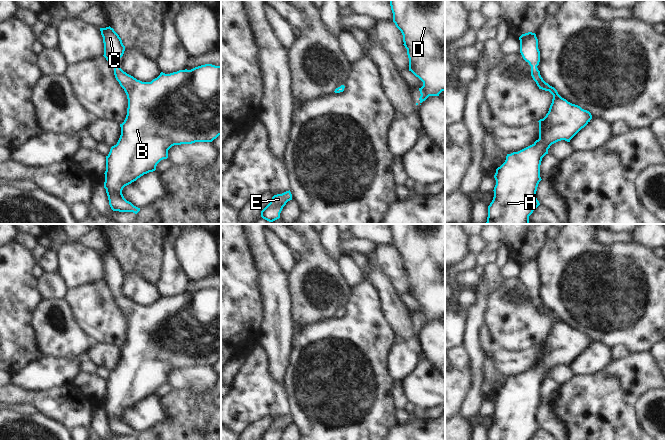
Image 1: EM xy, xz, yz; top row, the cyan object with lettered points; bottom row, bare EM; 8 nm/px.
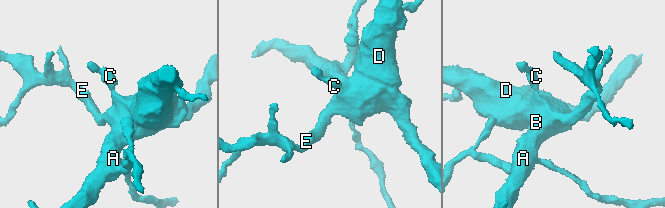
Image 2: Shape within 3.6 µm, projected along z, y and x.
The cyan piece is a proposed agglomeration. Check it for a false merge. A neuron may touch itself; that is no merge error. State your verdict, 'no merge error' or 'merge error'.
no merge error

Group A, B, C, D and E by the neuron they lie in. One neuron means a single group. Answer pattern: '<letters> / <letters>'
A B C D E

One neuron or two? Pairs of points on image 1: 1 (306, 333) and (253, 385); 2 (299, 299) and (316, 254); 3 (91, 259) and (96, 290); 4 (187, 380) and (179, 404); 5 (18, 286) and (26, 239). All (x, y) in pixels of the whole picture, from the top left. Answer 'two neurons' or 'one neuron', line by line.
1: two neurons
2: one neuron
3: two neurons
4: two neurons
5: two neurons

